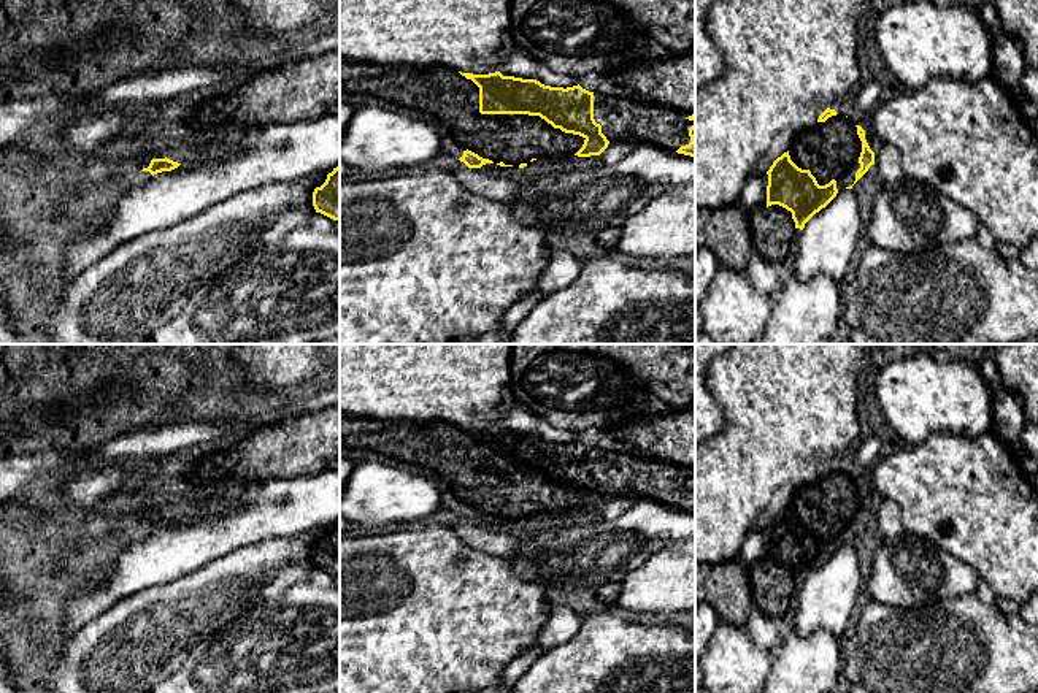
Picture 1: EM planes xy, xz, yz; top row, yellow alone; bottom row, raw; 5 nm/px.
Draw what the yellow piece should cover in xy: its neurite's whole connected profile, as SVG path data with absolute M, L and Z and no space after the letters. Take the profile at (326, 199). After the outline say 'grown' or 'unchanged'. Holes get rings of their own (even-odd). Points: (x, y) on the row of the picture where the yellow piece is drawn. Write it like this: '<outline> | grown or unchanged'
M340 167L327 174L325 182L313 192L313 206L333 220L340 220Z | unchanged

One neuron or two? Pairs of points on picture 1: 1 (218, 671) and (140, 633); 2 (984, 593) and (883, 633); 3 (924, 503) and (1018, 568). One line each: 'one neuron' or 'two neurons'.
1: two neurons
2: two neurons
3: one neuron

